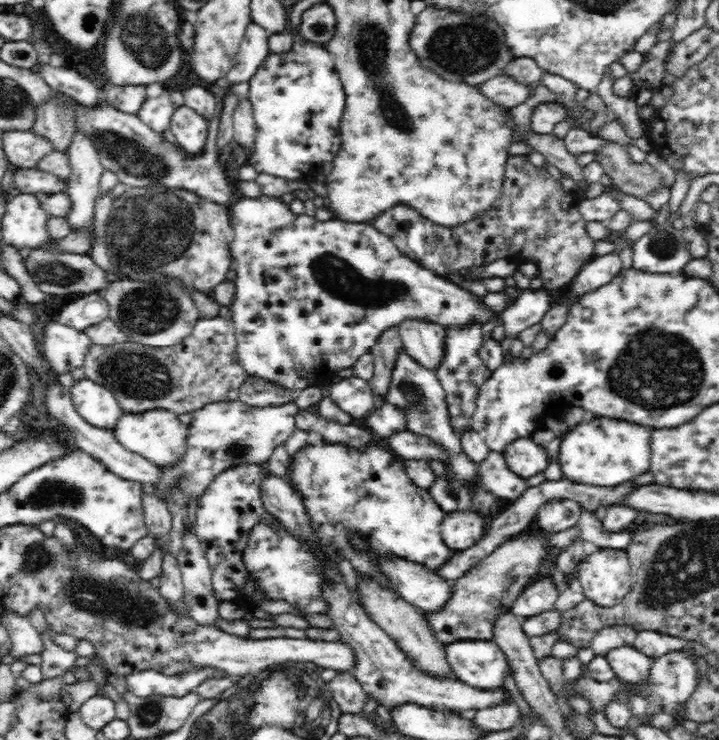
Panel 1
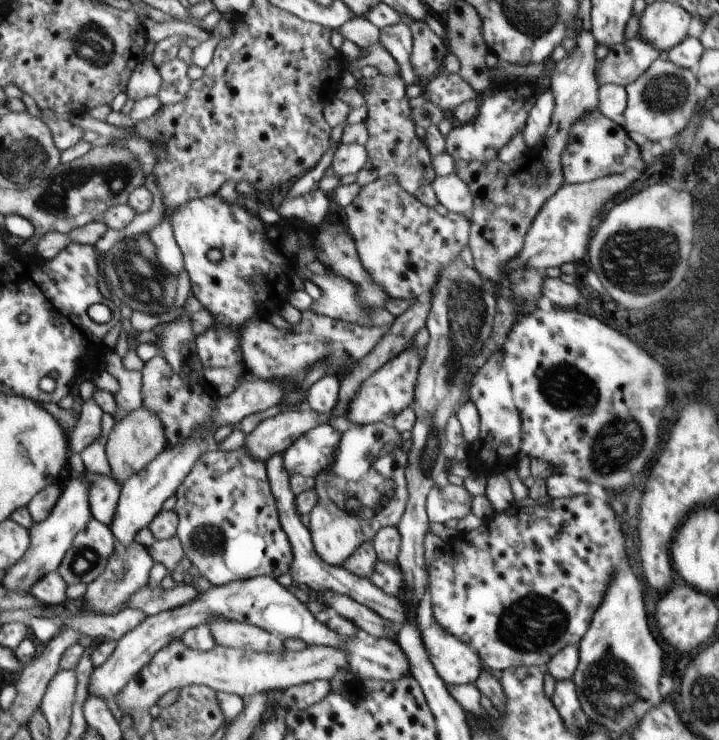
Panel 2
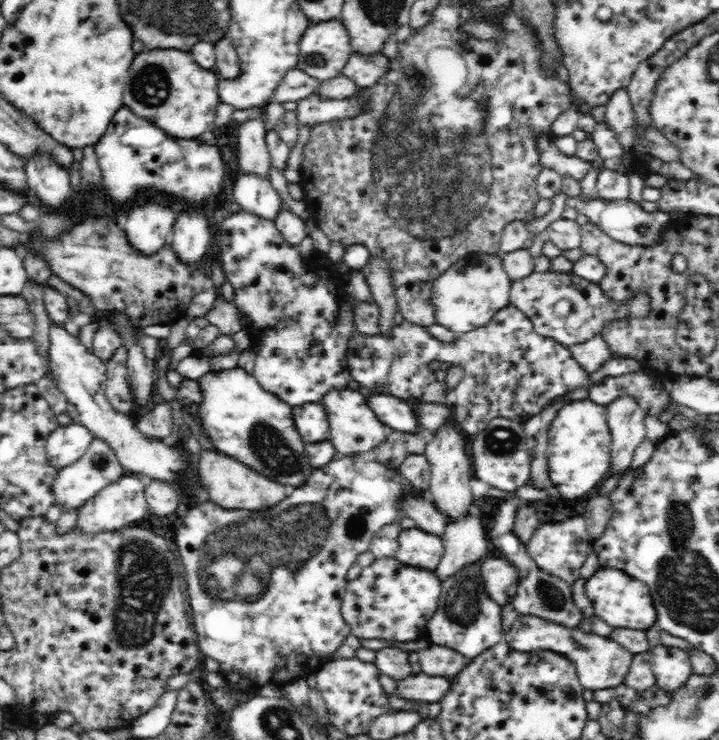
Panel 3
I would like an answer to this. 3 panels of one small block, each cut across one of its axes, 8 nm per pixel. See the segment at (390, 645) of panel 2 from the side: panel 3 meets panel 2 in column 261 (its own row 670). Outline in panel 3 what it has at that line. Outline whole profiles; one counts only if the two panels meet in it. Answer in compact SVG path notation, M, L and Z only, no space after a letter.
M519 614L510 630L505 632L504 640L520 652L553 650L563 654L574 663L581 685L588 690L616 688L624 683L633 657L633 654L620 645L619 641L611 637L600 636L593 630L586 633L579 626L568 628L567 625L556 624L555 621L547 621L530 614Z

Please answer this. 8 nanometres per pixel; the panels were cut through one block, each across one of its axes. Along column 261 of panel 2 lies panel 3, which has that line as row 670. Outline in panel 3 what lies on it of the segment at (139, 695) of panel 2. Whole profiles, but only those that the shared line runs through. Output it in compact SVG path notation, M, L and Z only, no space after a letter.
M656 645L652 647L651 665L656 677L656 688L667 693L684 686L694 673L688 653L680 648Z

